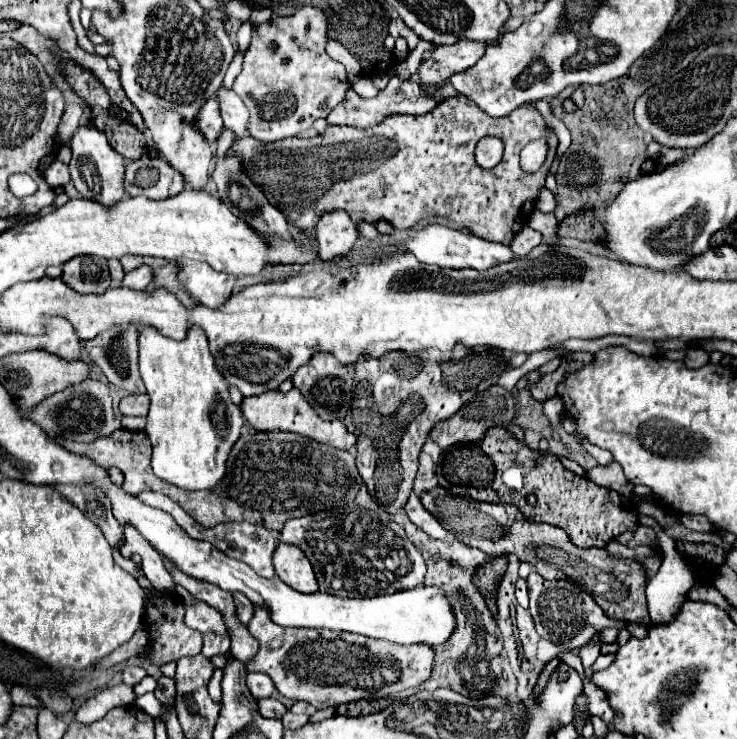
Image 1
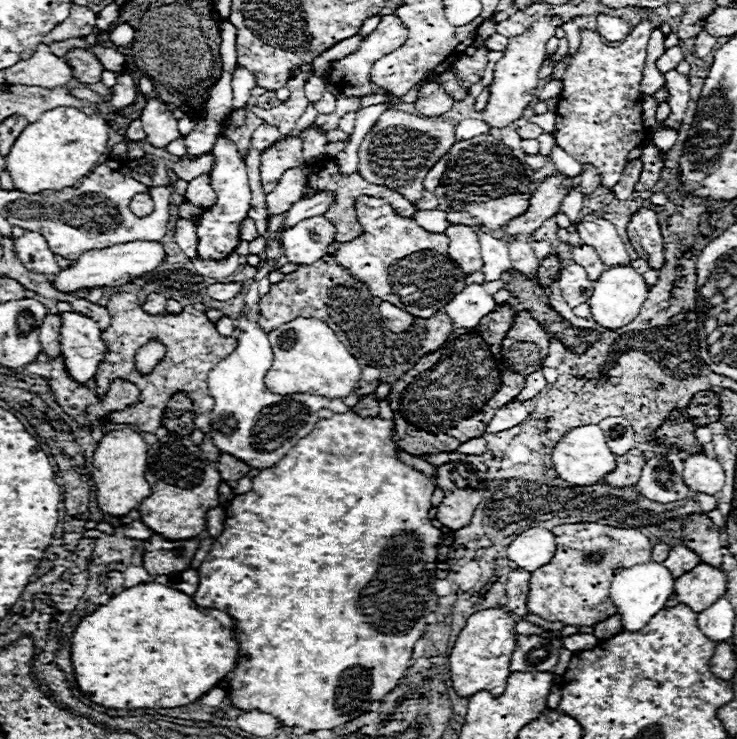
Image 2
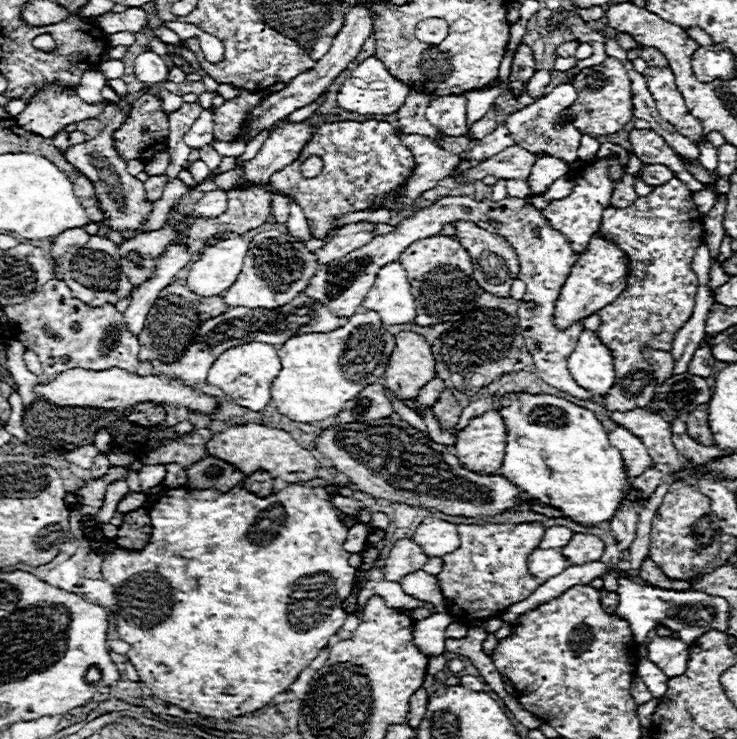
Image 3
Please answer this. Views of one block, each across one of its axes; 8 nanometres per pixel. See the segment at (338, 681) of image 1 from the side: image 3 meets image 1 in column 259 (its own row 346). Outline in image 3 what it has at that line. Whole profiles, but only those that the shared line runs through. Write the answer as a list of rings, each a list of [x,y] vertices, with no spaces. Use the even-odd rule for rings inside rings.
[[[670,180],[668,184],[656,186],[648,196],[636,198],[628,208],[608,206],[608,210],[604,210],[602,214],[600,234],[612,238],[630,258],[628,286],[612,304],[598,310],[602,324],[596,330],[600,342],[604,342],[604,346],[608,346],[614,352],[614,366],[616,366],[616,384],[602,398],[602,402],[610,412],[628,412],[634,408],[646,408],[656,392],[656,378],[652,374],[650,364],[642,356],[642,346],[652,346],[656,350],[672,350],[674,334],[692,316],[694,296],[698,288],[698,278],[692,272],[692,260],[696,248],[702,244],[702,234],[704,234],[702,216],[698,212],[698,206],[694,204],[694,196],[690,194],[688,186],[682,180]]]

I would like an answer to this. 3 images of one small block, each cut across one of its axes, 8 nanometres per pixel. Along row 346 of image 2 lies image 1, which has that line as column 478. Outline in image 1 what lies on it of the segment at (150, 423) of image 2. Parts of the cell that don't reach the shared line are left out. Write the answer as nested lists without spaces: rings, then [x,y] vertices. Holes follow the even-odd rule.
[[[458,94],[454,98],[448,98],[440,102],[434,110],[410,116],[410,114],[396,114],[388,116],[382,124],[366,130],[350,128],[350,126],[328,126],[324,134],[318,134],[314,138],[284,138],[278,142],[260,142],[252,136],[236,140],[232,154],[238,152],[242,156],[244,168],[252,182],[262,188],[266,198],[286,214],[286,220],[296,230],[312,230],[322,214],[332,210],[346,210],[354,222],[368,220],[376,222],[380,218],[388,220],[394,228],[406,230],[416,226],[420,220],[432,218],[432,216],[448,216],[454,222],[458,222],[460,228],[470,230],[476,236],[484,236],[486,240],[496,240],[502,244],[510,244],[512,238],[528,224],[530,214],[536,208],[536,198],[540,190],[544,188],[546,174],[550,170],[550,164],[556,156],[558,138],[554,132],[546,132],[546,126],[542,122],[540,112],[534,106],[524,106],[512,112],[512,116],[506,118],[490,118],[486,112],[480,112],[472,100]],[[486,136],[500,136],[506,144],[502,162],[492,168],[484,170],[474,160],[474,148],[476,142]],[[538,138],[546,138],[550,152],[536,174],[528,174],[520,168],[518,154],[520,150]]]

